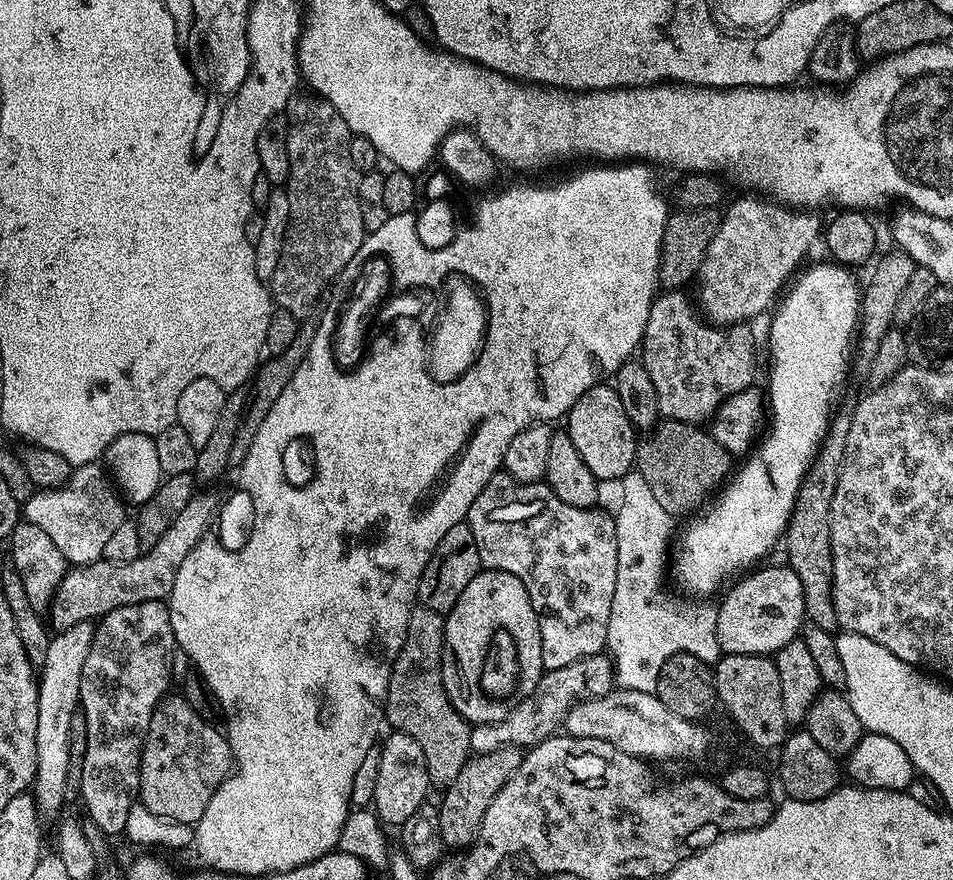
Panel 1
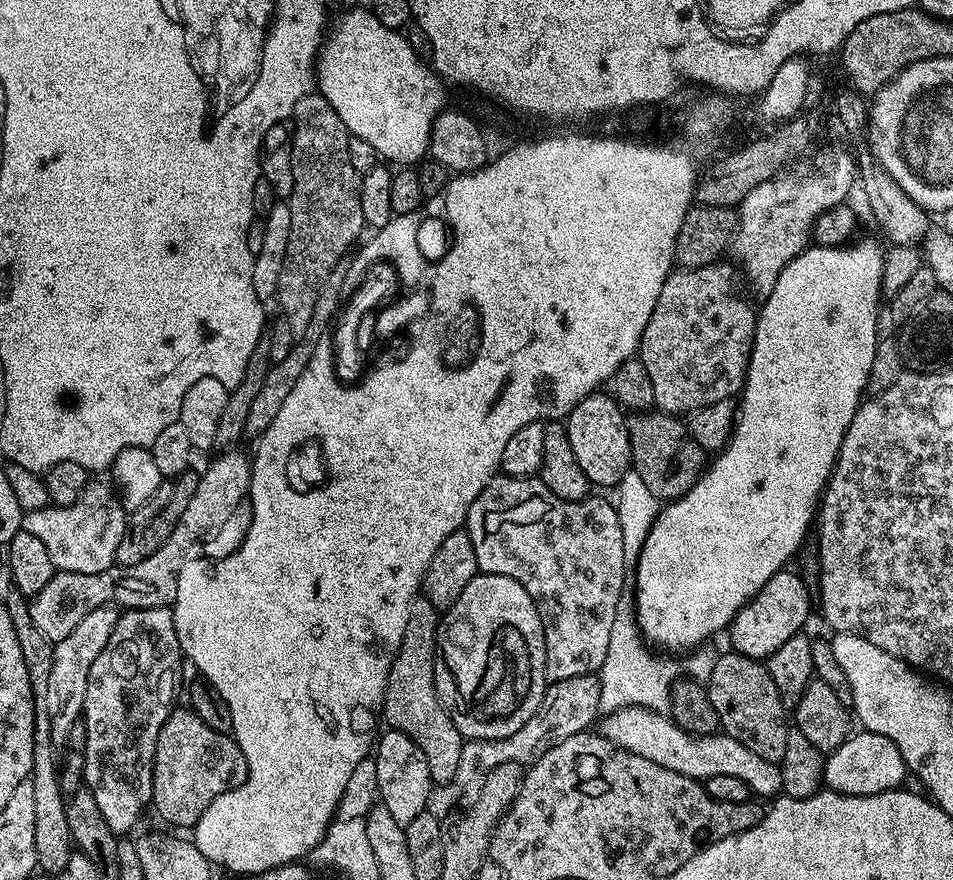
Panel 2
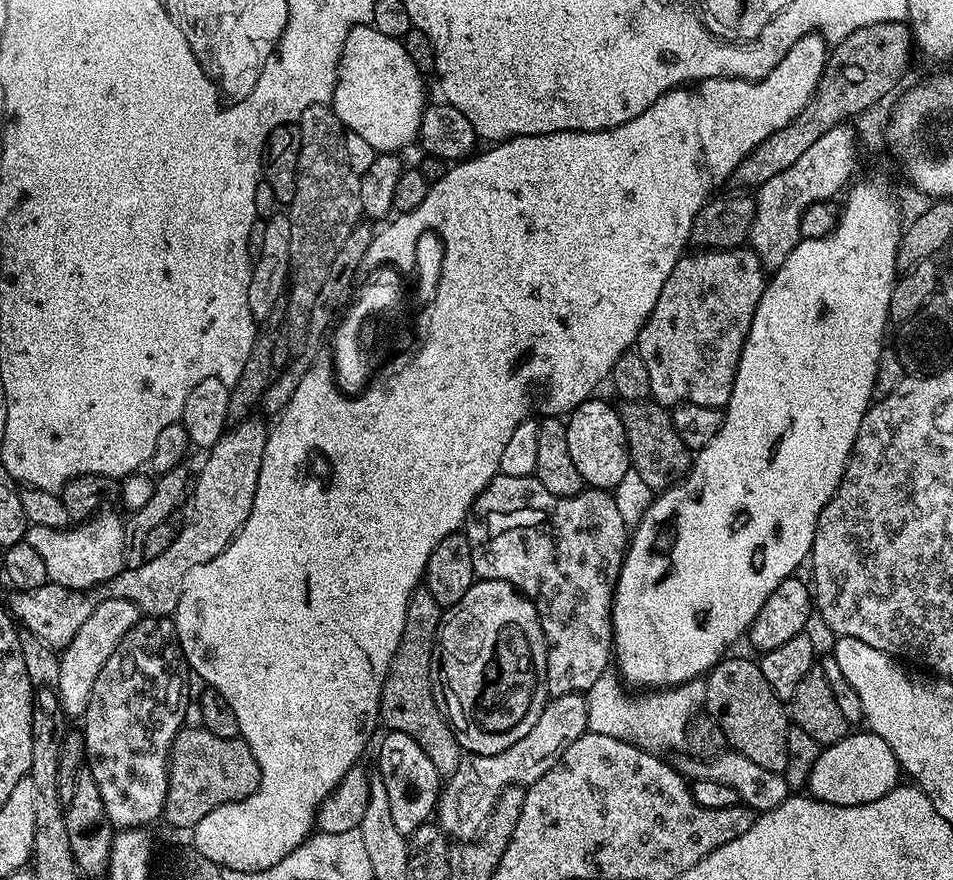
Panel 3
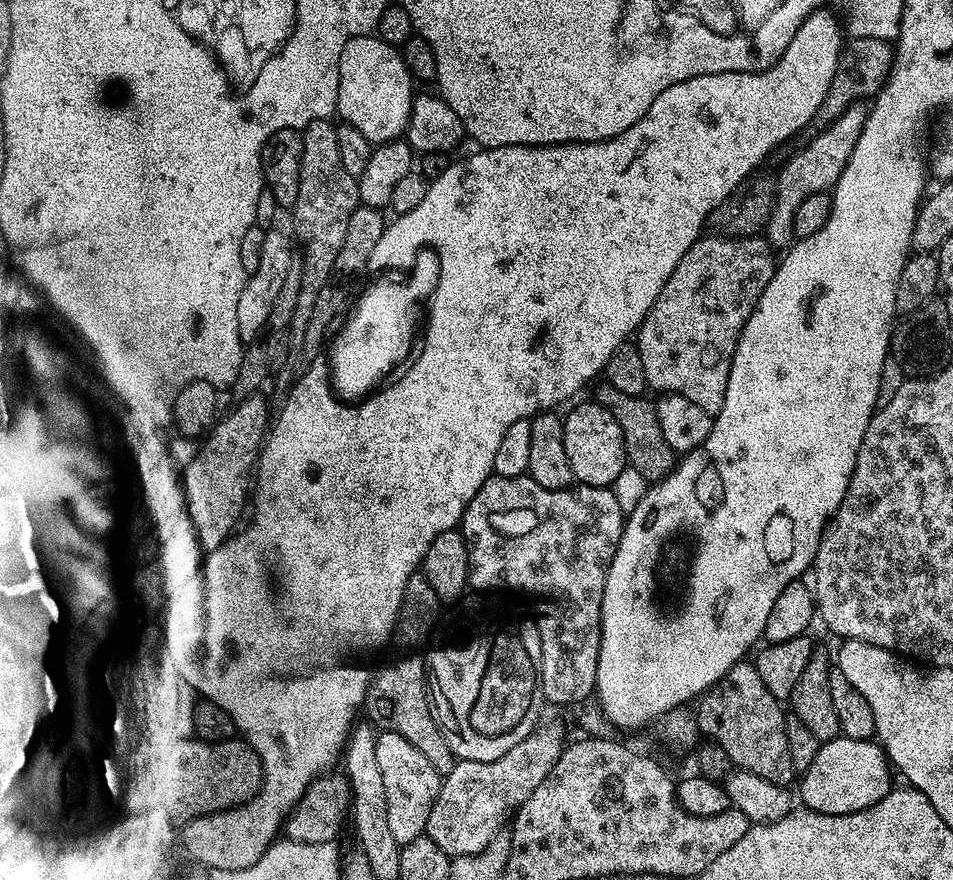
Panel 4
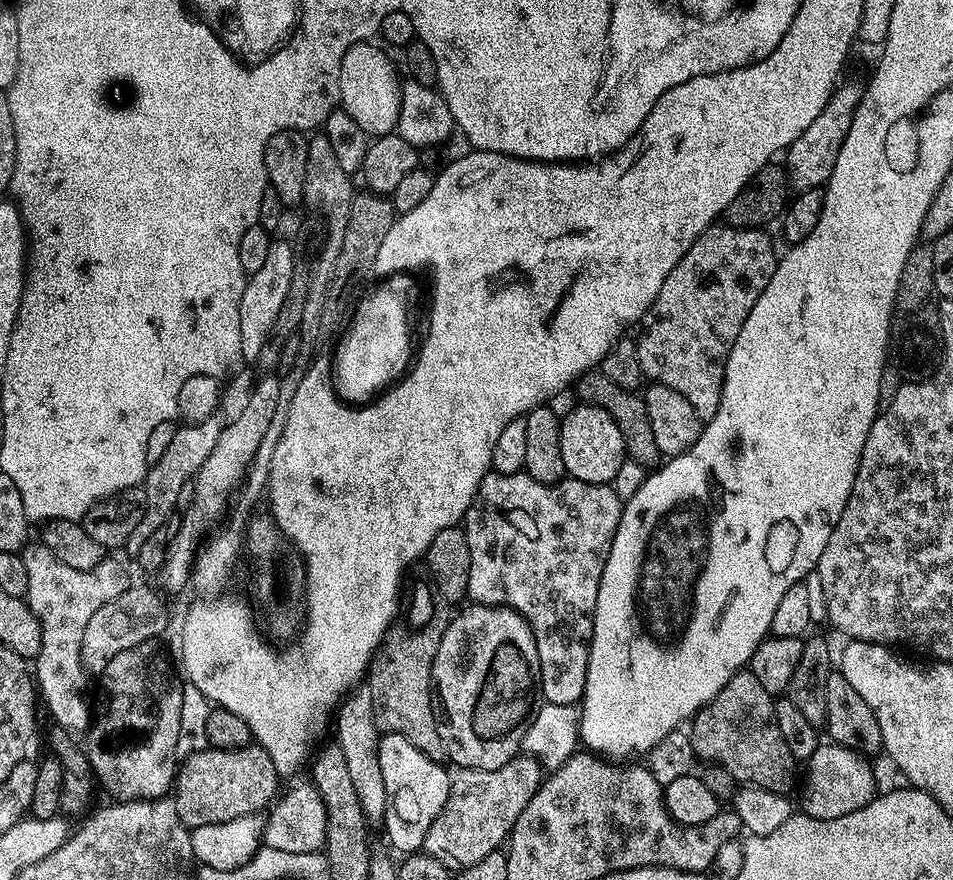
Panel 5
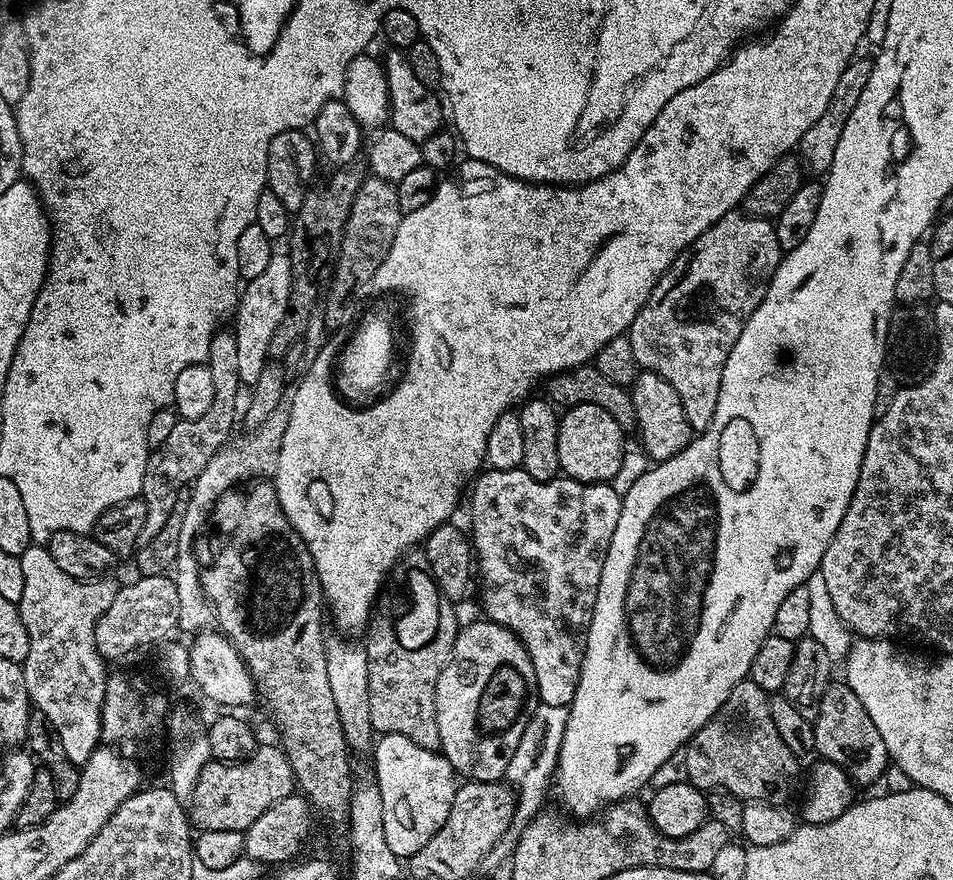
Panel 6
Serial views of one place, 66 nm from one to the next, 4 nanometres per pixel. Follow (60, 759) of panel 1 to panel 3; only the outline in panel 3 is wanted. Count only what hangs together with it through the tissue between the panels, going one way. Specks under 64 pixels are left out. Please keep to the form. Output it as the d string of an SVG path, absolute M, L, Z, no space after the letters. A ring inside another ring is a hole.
M104 598L97 604L90 618L78 626L78 634L59 653L58 680L54 684L61 709L68 718L83 717L90 706L90 694L94 694L94 681L98 678L98 670L106 664L106 658L114 654L118 642L142 619L142 614L134 606L134 602L126 602L126 598Z

